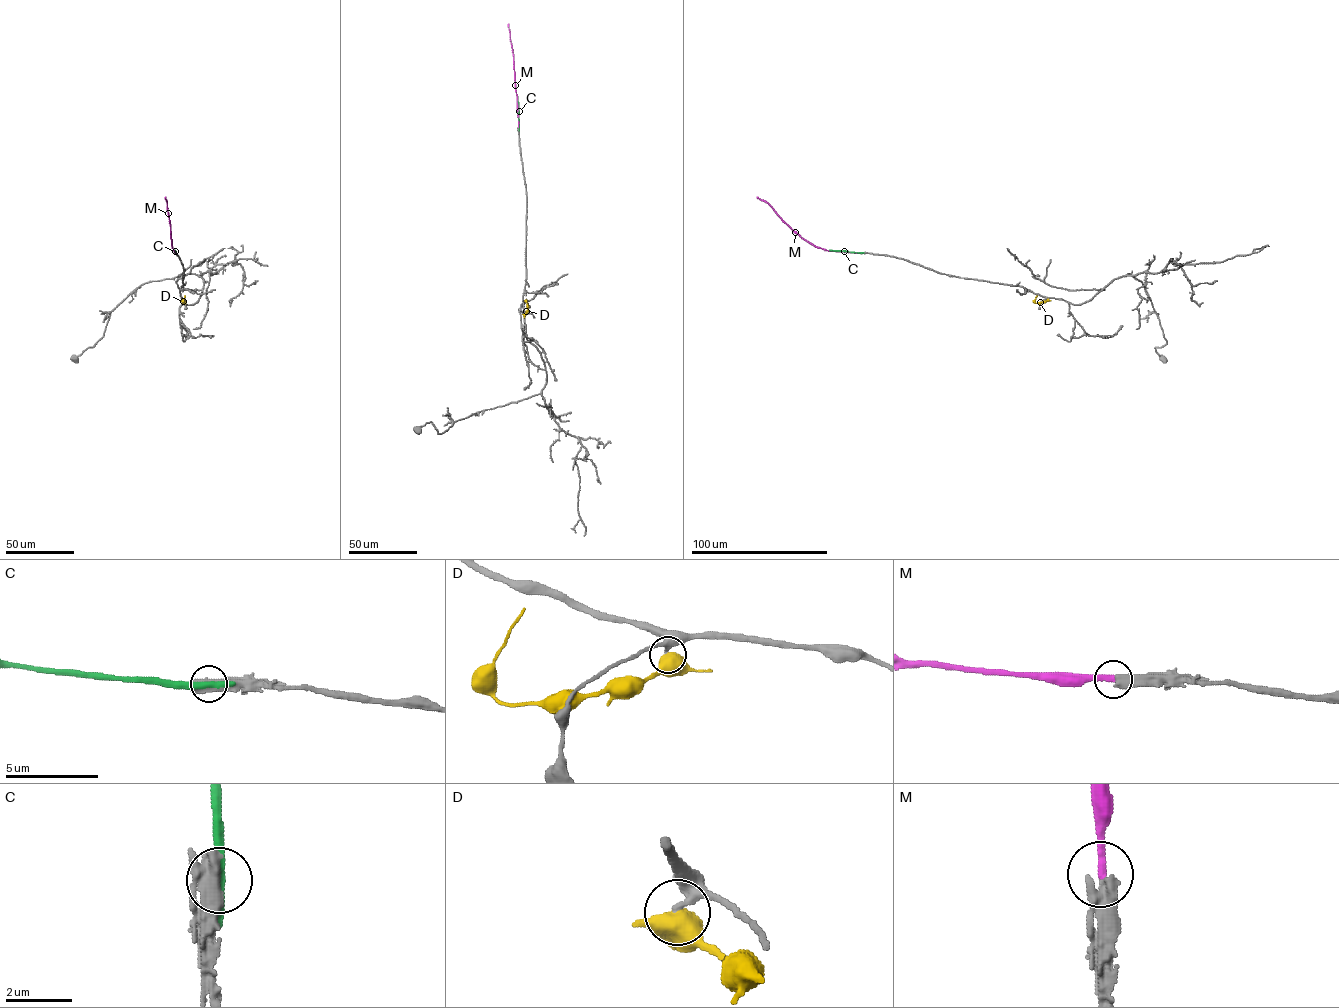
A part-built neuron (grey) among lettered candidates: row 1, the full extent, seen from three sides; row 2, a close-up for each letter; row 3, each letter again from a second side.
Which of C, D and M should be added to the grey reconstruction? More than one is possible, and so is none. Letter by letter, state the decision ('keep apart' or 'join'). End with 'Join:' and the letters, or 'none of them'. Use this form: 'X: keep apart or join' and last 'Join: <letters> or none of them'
C: keep apart
D: keep apart
M: keep apart
Join: none of them

